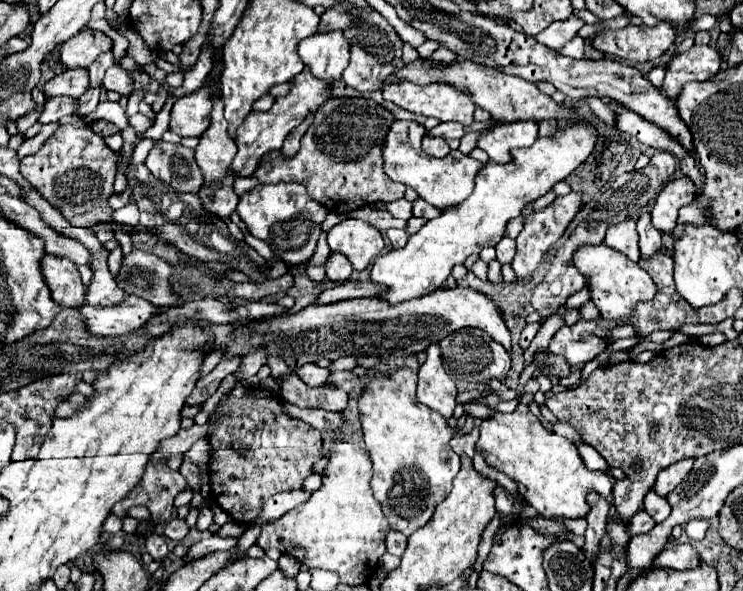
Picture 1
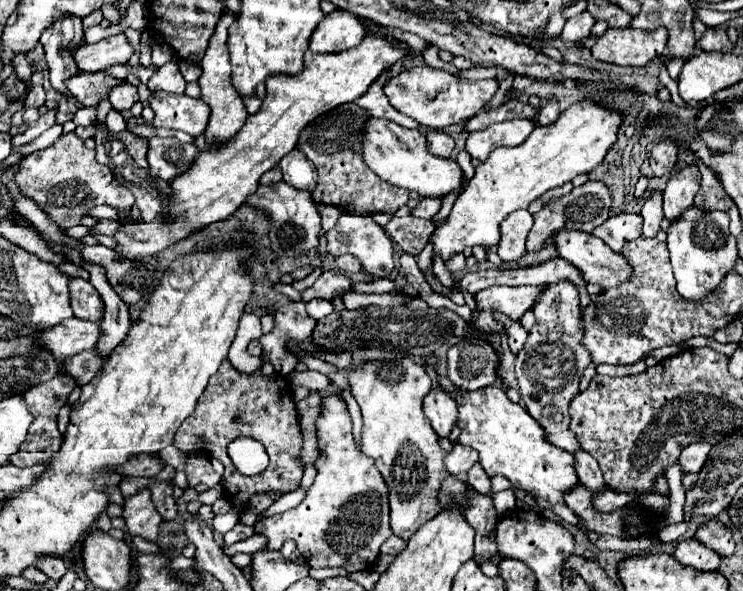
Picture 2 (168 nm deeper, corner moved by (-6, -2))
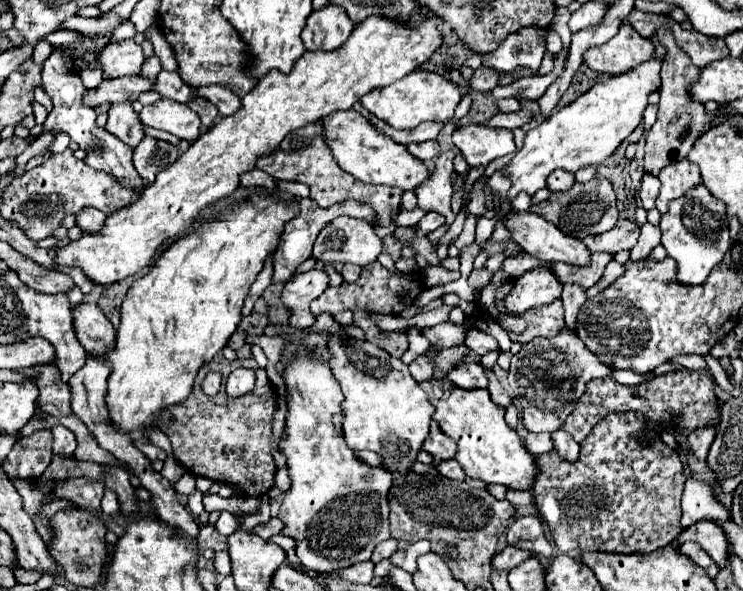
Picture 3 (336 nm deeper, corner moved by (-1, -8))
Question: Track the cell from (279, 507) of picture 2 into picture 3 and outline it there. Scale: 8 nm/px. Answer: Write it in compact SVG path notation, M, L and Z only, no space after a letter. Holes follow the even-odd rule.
M222 510L222 512L220 512L220 518L218 518L218 522L216 522L216 530L218 530L220 534L224 534L224 536L230 536L230 534L234 534L234 532L240 528L238 522L240 522L240 520L238 520L236 514L232 514L232 512L228 512L228 510Z

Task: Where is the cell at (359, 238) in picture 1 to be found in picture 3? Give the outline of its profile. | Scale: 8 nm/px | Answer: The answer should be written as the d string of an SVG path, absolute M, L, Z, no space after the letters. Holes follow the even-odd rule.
M338 216L330 222L314 244L314 258L324 264L356 264L368 266L376 262L382 252L382 240L374 234L374 228L350 216Z

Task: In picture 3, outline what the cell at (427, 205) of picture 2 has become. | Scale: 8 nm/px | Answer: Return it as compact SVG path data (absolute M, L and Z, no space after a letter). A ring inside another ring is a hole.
M426 212L424 218L418 222L418 226L420 226L420 230L422 230L424 234L430 234L430 232L436 230L438 226L442 226L444 222L446 222L444 216L440 216L438 212Z

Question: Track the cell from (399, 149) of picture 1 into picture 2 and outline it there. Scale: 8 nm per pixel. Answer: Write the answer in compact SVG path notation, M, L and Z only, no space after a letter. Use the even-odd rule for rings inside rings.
M367 118L363 128L363 152L365 164L385 182L417 192L423 198L441 198L463 184L463 172L459 164L450 158L433 156L425 146L425 136L419 130L403 128L389 120Z

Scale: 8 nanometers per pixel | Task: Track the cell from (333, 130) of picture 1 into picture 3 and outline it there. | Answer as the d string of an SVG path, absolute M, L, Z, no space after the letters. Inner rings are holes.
M314 122L308 124L304 128L298 128L294 132L290 132L280 148L258 160L260 170L268 172L272 178L276 180L292 180L292 182L304 182L310 186L310 198L322 206L322 208L330 208L334 204L342 204L346 200L358 200L362 204L368 204L374 208L376 218L374 224L378 226L390 226L392 224L392 214L396 214L400 210L400 202L402 202L402 190L392 188L392 186L374 186L374 184L364 184L360 180L356 180L352 174L346 174L338 162L332 156L332 150L326 142L326 132L322 122Z

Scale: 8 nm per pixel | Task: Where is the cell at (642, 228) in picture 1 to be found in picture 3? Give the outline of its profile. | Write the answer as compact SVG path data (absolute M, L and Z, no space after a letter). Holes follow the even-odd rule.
M644 176L642 178L642 186L640 186L640 198L642 198L642 206L644 210L652 210L654 202L658 198L658 190L660 190L660 180L656 176Z

